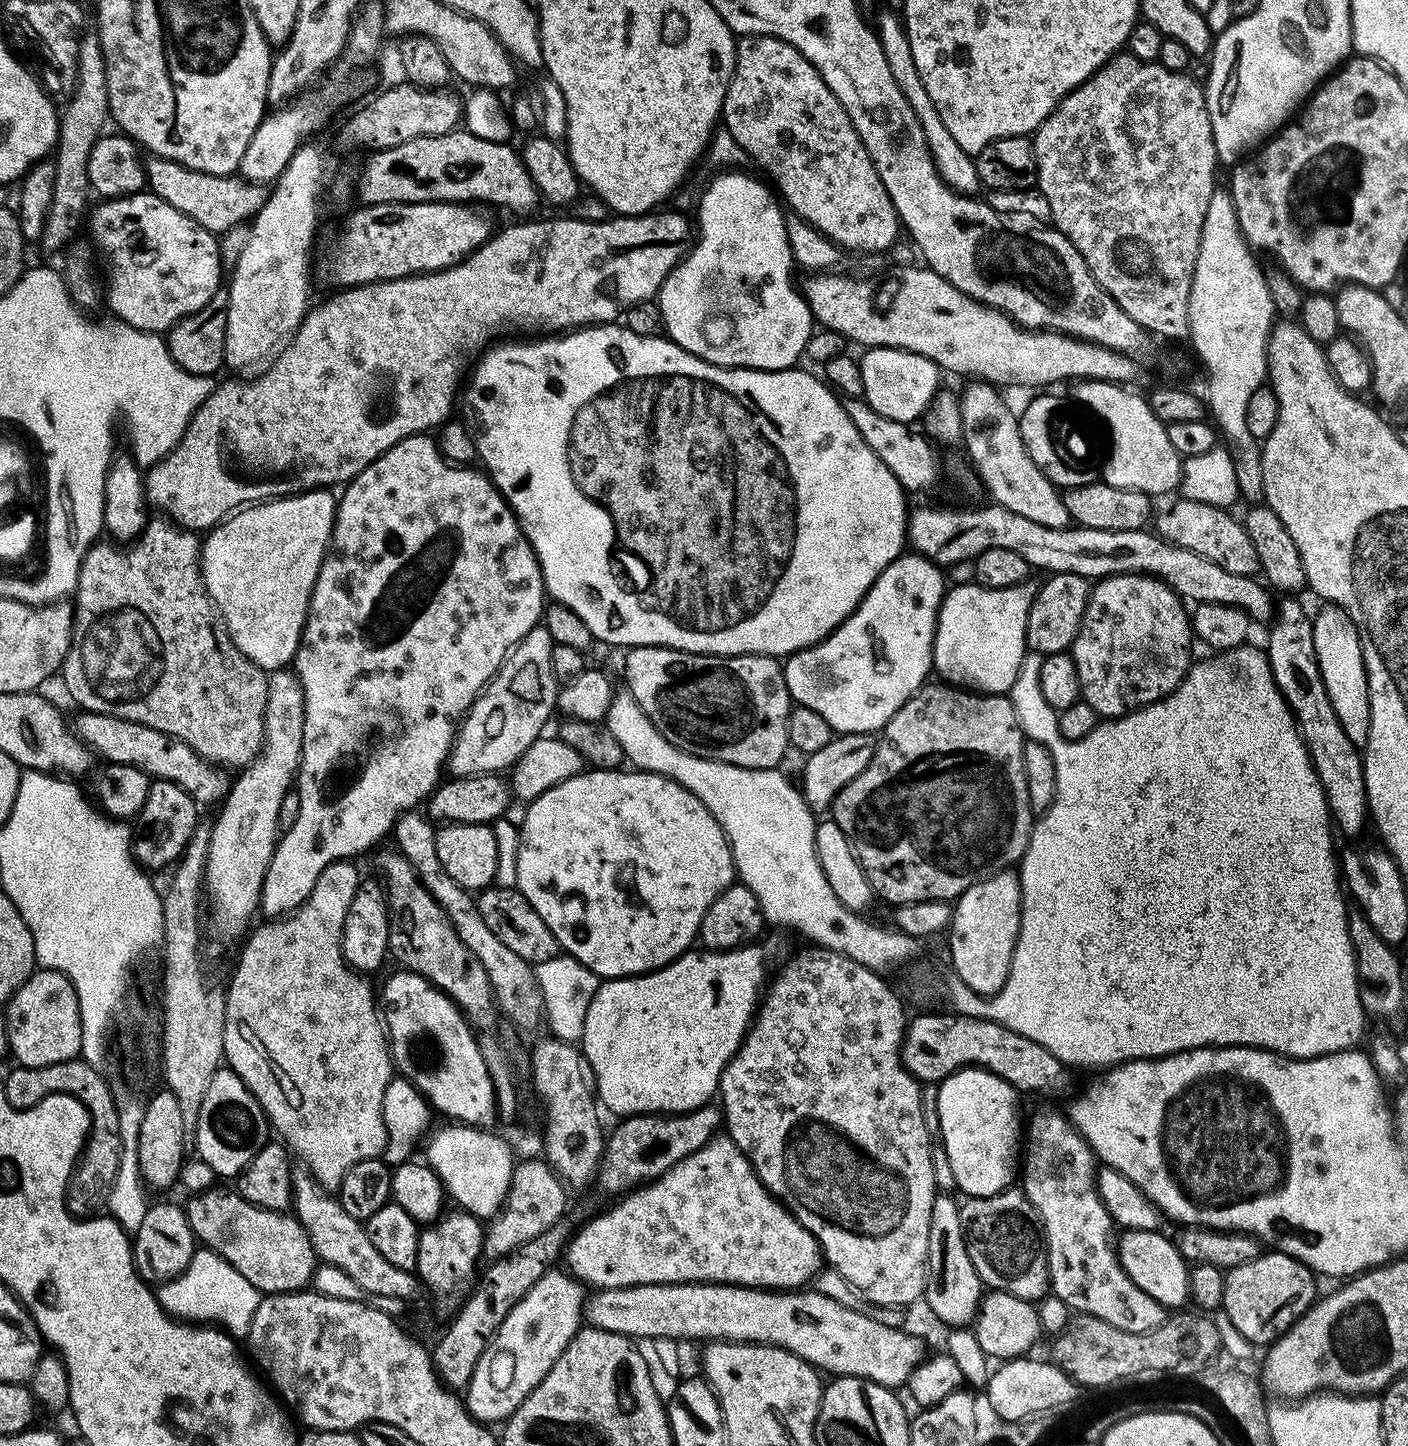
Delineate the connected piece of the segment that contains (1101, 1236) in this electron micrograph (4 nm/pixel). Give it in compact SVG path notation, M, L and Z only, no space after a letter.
M1044 1108L1026 1120L1022 1172L1023 1168L1022 1191L1036 1208L1044 1233L1051 1295L1062 1298L1073 1313L1102 1318L1118 1330L1149 1332L1164 1323L1164 1305L1138 1290L1120 1264L1114 1236L1112 1240L1112 1215L1096 1193L1096 1153L1063 1111Z

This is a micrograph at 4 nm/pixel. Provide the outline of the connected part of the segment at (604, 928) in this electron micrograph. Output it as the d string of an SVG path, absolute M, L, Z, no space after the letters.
M585 770L580 775L546 790L538 799L531 801L524 812L524 824L519 825L520 845L518 846L518 878L515 887L534 906L534 910L550 926L554 938L558 938L561 949L567 955L582 962L595 976L601 978L619 978L622 976L643 976L645 972L654 972L658 968L665 968L667 964L683 956L693 947L694 941L700 934L700 923L714 898L722 894L737 879L736 867L732 861L732 851L728 845L726 834L722 826L678 782L653 772L639 770Z

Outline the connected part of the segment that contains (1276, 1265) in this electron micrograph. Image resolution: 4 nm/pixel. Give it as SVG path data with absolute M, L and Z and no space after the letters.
M1275 1250L1261 1251L1254 1262L1225 1271L1226 1290L1222 1311L1250 1343L1269 1346L1312 1307L1318 1296L1315 1279L1317 1277L1312 1269L1298 1258Z

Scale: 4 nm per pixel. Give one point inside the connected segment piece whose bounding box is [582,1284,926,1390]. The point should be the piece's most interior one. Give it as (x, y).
(831, 1337)

